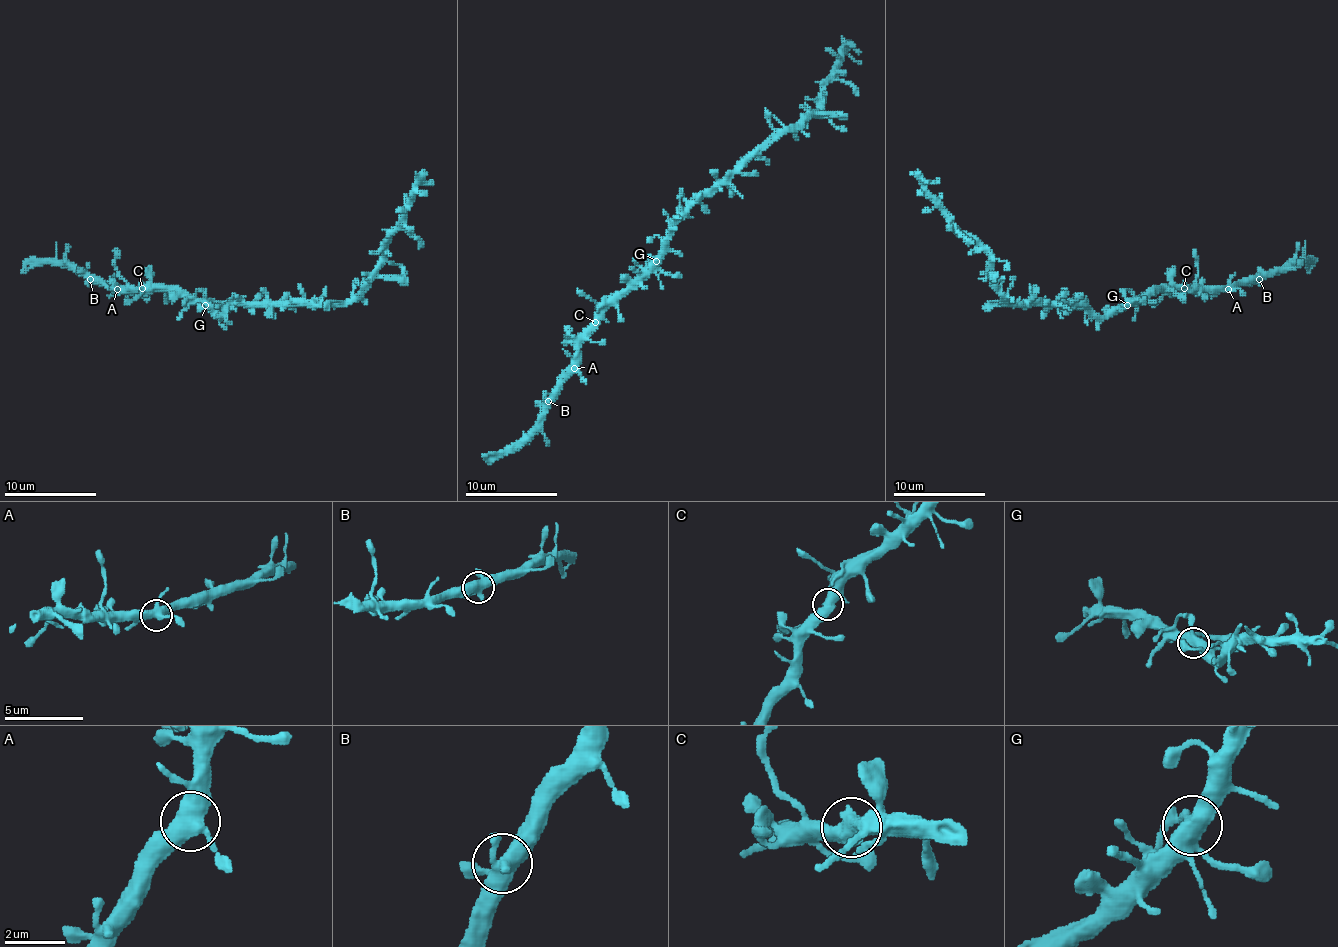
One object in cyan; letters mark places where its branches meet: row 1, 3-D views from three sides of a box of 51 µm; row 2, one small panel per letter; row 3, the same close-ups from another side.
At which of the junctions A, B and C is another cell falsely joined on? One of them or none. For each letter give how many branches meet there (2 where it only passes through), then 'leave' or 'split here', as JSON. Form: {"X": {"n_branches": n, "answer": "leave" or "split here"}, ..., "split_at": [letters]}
{"A": {"n_branches": 4, "answer": "leave"}, "B": {"n_branches": 3, "answer": "leave"}, "C": {"n_branches": 3, "answer": "leave"}, "split_at": []}

